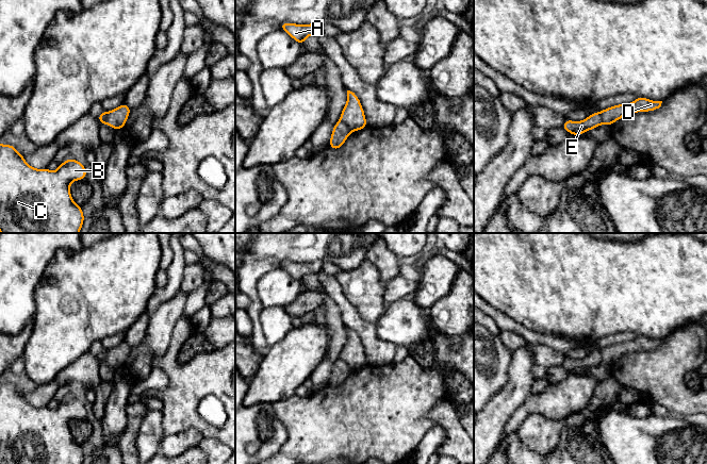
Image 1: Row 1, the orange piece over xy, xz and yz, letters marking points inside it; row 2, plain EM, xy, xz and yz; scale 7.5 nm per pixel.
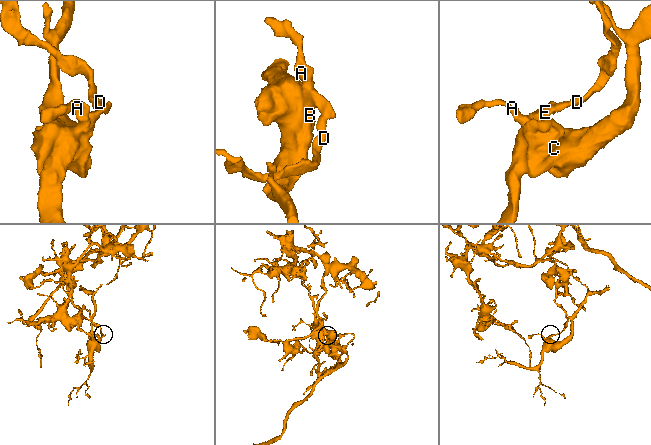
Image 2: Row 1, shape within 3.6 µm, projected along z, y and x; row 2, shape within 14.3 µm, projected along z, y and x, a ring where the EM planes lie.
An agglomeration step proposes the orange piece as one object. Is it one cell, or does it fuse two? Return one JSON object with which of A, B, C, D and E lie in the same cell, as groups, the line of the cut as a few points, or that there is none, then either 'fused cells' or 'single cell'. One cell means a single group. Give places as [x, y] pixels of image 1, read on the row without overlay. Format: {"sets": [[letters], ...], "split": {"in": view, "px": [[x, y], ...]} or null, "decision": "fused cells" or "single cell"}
{"sets": [["A", "B", "C", "E"], ["D"]], "split": {"in": "xz", "px": [[340, 359], [351, 368]]}, "decision": "fused cells"}

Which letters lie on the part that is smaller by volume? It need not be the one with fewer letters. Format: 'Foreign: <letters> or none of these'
Foreign: A, B, C, E

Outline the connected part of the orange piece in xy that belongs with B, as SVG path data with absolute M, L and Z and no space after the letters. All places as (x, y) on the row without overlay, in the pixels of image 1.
M0 382L0 464L83 464L84 452L71 435L70 422L86 417L85 403L68 397L55 410L31 405L13 383Z

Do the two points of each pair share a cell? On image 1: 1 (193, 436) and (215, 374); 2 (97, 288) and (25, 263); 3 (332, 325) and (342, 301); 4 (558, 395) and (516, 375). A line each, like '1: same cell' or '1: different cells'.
1: different cells
2: different cells
3: different cells
4: different cells

